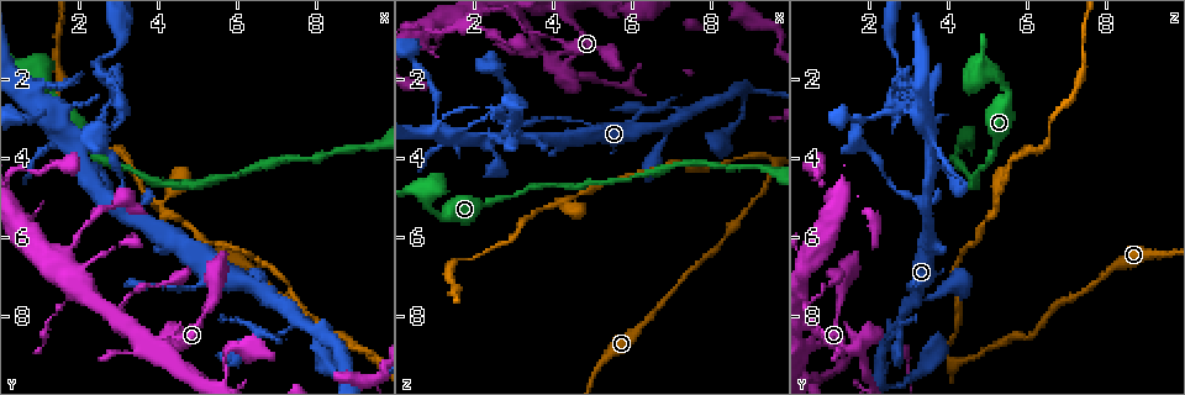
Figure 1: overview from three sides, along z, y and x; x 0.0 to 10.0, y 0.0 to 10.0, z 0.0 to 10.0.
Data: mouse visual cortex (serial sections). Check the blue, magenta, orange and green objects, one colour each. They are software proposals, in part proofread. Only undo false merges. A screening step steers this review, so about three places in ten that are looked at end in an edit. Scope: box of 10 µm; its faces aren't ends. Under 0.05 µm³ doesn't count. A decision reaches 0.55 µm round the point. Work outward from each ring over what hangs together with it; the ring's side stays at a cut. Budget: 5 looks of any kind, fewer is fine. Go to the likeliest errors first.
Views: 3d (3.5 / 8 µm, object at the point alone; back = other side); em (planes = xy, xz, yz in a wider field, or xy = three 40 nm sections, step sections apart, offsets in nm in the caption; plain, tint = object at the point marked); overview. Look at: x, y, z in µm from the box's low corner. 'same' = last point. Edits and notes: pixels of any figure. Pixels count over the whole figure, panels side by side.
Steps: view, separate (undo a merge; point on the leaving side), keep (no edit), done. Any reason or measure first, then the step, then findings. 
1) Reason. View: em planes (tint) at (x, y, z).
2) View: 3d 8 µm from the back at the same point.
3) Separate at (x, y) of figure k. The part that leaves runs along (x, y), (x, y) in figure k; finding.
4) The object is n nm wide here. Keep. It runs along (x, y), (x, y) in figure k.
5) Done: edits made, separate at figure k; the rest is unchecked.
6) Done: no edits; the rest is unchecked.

Arms part here. View: 3d 3.5 µm at (4.10, 5.30, 5.20).

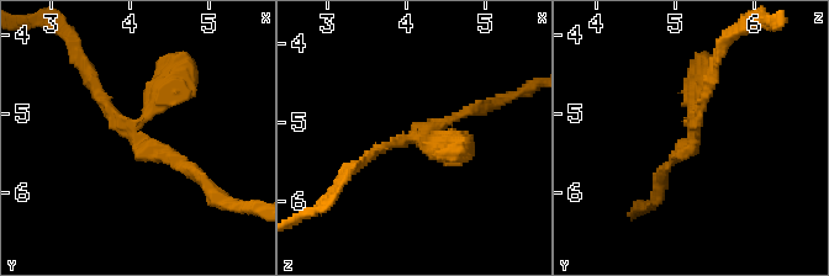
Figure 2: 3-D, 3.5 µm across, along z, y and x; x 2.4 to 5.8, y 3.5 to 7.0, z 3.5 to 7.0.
3 arms meet here; the arms are 150, 150, 300 nm wide; shape alone is not enough. View: em xy step 1 (tint) at (4.05, 5.25, 5.25).

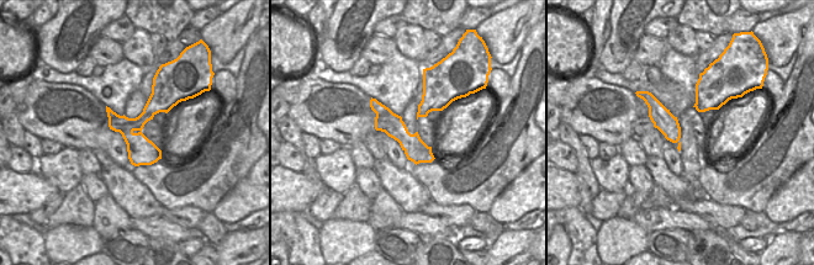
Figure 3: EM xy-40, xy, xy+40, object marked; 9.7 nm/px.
Another direction. View: em xy step 5 (tint) at the same point.

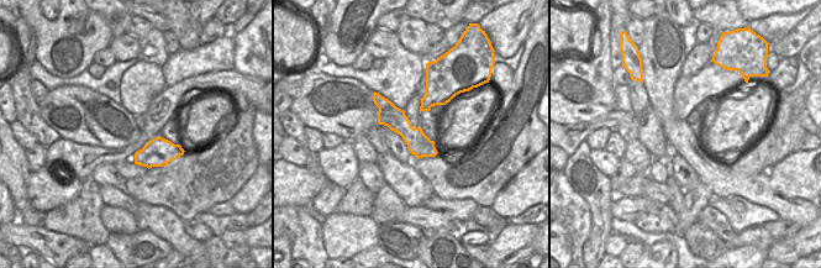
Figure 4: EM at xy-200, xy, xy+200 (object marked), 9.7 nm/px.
Keep. One cell here.

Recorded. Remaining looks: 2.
Arms part here. View: 3d 8 µm at (0.70, 1.80, 4.85).

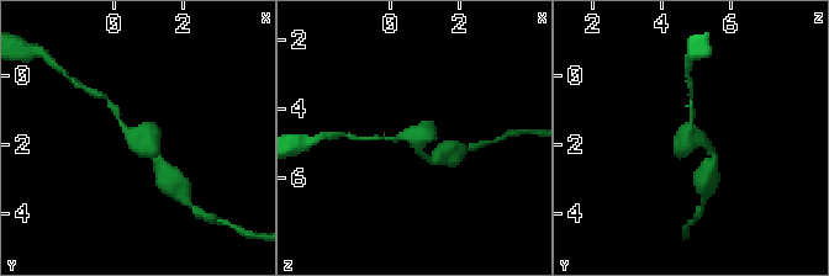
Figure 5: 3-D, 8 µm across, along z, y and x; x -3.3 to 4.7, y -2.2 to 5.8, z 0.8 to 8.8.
Need the tissue. View: em planes (tint) at the same point.

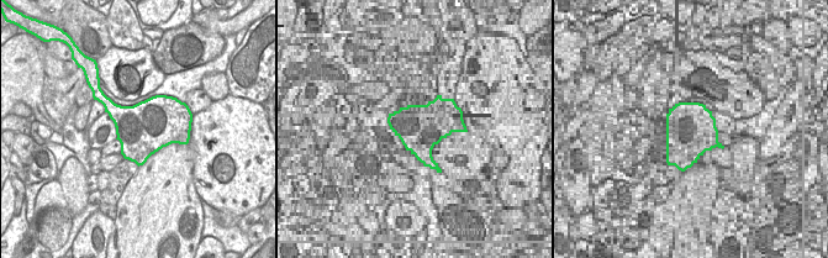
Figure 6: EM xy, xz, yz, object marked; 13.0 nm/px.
Keep. All the same cell.

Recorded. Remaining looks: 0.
Done: no edits; the rest is unchecked.

